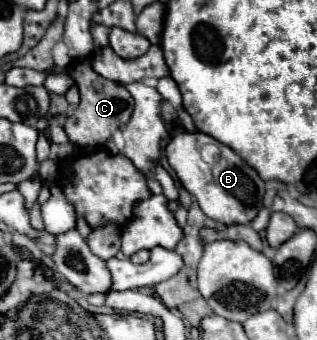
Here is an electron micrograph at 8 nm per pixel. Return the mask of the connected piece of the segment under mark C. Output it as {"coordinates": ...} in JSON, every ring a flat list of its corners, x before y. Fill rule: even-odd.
{"coordinates":[[83,60,73,62,69,66,69,76,75,78,79,86,81,104,77,106,73,116,65,120,63,130,69,136,69,140,79,140,79,144,83,146,93,146,93,148,101,146,103,142,109,140,113,130,119,130,121,126,125,126,125,122,129,122,131,112,133,112,133,98,123,84,117,84,113,80,99,76,93,70,91,62,83,62]]}

